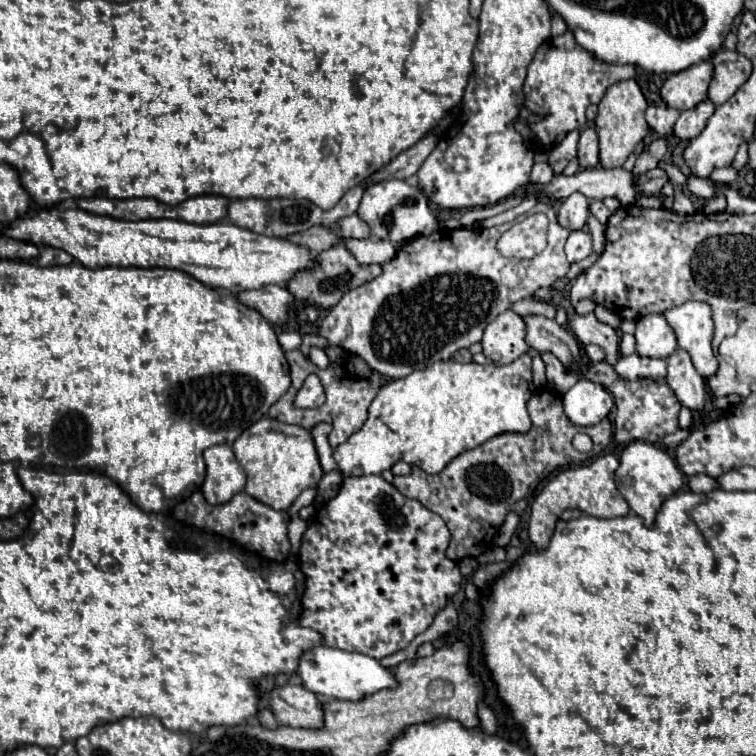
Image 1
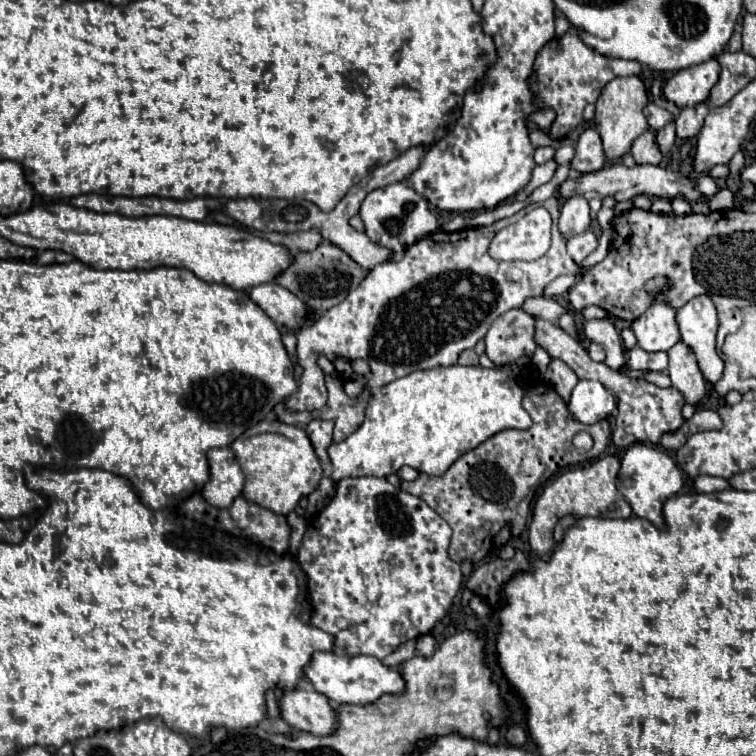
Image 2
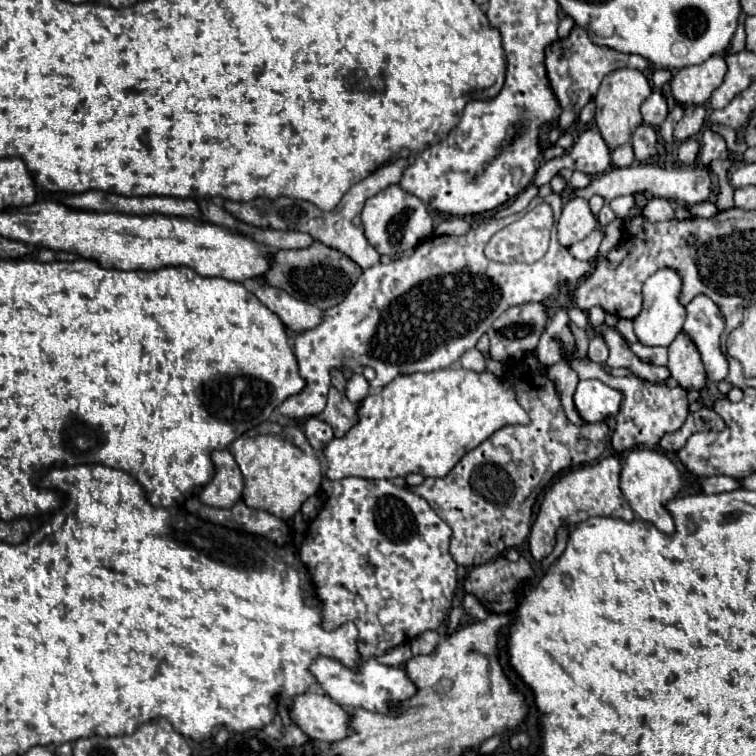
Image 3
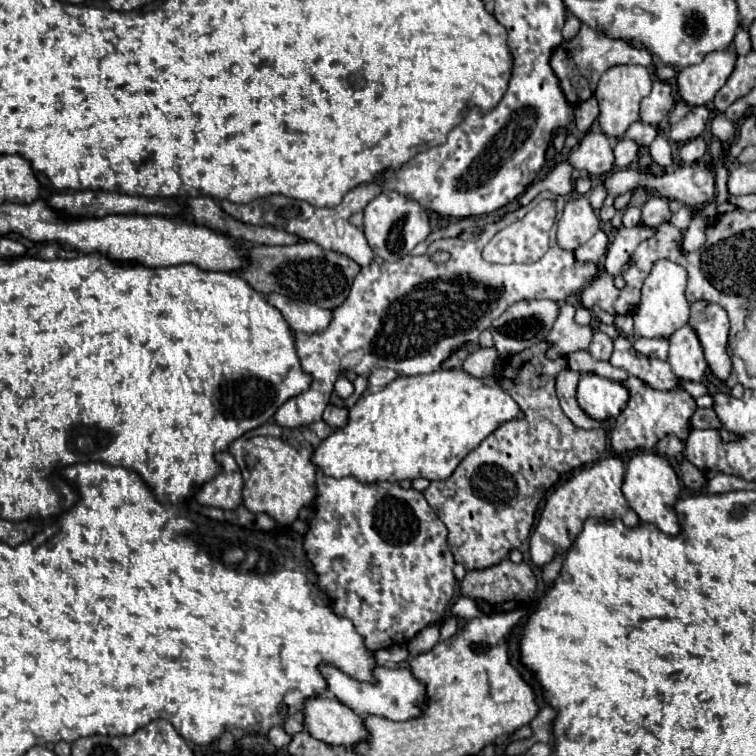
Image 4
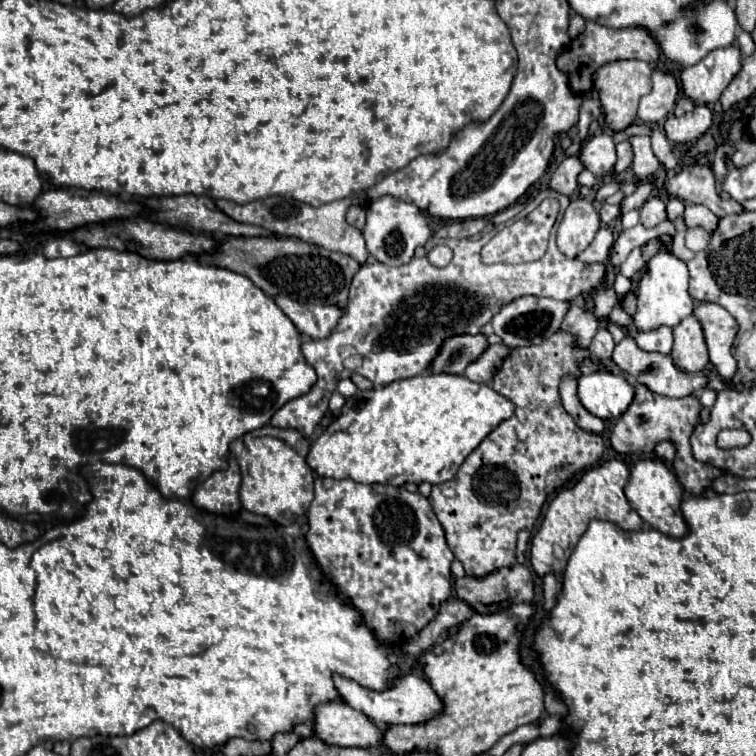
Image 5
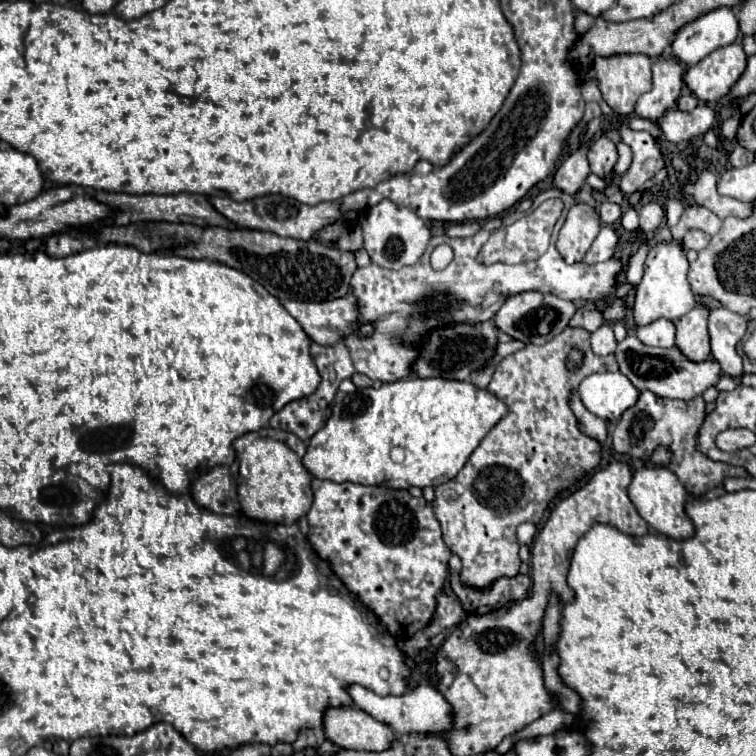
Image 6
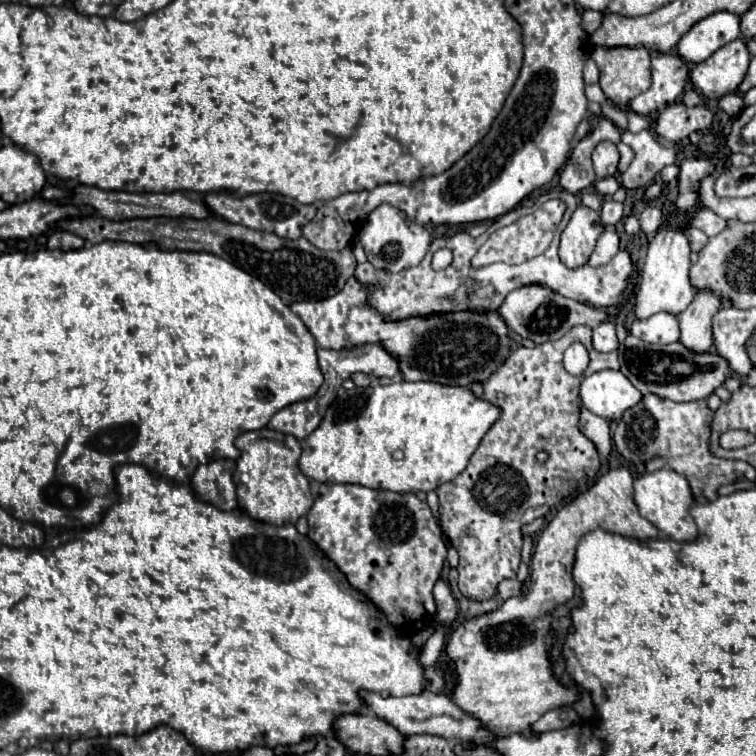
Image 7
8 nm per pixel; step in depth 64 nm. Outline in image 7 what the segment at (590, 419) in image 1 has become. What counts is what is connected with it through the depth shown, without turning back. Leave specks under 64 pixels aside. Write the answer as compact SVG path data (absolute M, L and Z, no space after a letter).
M602 370L582 380L580 400L596 416L618 422L622 412L642 400L642 394L620 370Z

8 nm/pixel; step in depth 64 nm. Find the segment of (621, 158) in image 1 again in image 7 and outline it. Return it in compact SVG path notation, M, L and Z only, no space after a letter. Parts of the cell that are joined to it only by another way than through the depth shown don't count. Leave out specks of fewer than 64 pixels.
M596 46L592 50L592 60L598 64L600 70L600 88L604 90L606 98L622 108L628 106L632 98L640 92L650 88L650 54L644 48L602 48Z

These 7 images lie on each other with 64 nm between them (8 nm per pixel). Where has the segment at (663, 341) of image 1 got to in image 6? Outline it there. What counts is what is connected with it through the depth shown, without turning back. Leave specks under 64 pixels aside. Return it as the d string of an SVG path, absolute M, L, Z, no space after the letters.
M672 240L670 244L656 244L648 252L646 264L644 264L644 278L638 286L636 304L634 304L634 320L638 326L652 324L652 320L666 318L666 320L680 320L686 312L690 312L696 306L696 296L690 290L688 284L688 260L686 252L680 246L678 240Z

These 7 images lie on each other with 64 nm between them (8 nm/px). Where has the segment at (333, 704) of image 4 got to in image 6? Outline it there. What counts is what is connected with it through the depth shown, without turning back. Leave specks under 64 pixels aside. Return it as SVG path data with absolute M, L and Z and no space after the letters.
M356 706L326 708L324 736L338 748L382 752L394 742L392 730Z

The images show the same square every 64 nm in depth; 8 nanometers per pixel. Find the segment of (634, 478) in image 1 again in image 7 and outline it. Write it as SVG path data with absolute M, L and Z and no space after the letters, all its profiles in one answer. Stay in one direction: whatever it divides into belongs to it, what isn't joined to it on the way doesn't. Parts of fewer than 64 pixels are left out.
M662 468L656 472L640 474L634 480L634 502L640 510L640 516L646 518L650 524L654 524L668 538L676 542L690 542L698 536L696 522L688 512L692 504L692 492L686 478L682 478L678 472L672 472L670 468Z

